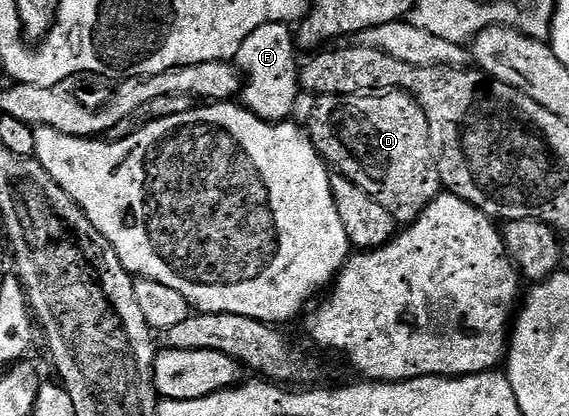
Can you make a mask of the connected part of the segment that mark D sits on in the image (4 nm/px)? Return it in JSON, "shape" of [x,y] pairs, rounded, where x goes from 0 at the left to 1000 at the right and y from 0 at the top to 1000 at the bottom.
{"shape":[[[685,214],[675,224],[643,224],[638,228],[566,228],[552,248],[557,250],[552,252],[550,269],[543,276],[543,305],[540,303],[540,322],[550,337],[550,356],[564,370],[566,382],[591,418],[610,425],[619,440],[631,445],[631,454],[638,454],[659,483],[666,483],[666,493],[673,493],[673,502],[680,502],[680,512],[687,512],[687,522],[694,522],[699,538],[728,536],[743,512],[743,502],[750,502],[750,493],[757,493],[757,483],[764,483],[768,471],[777,466],[779,452],[772,406],[761,375],[761,351],[754,337],[754,293],[743,262],[724,228],[710,219]]]}

